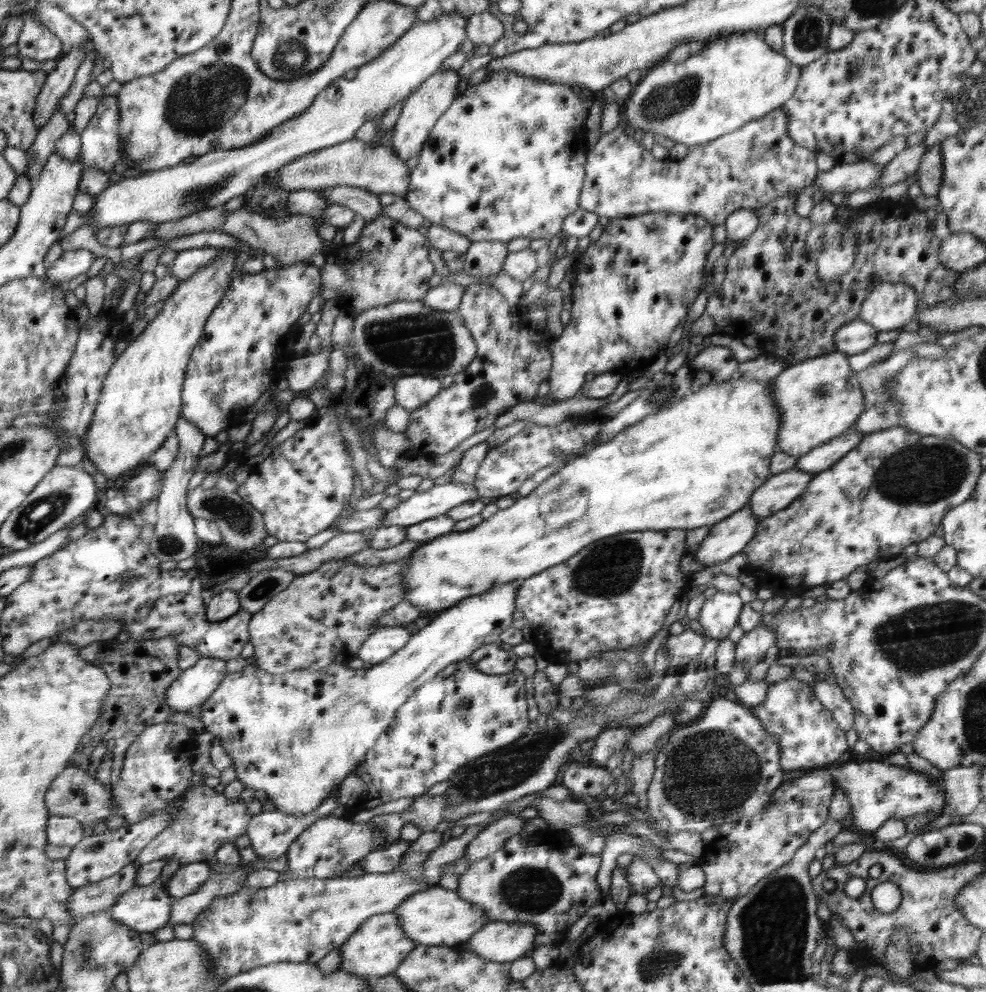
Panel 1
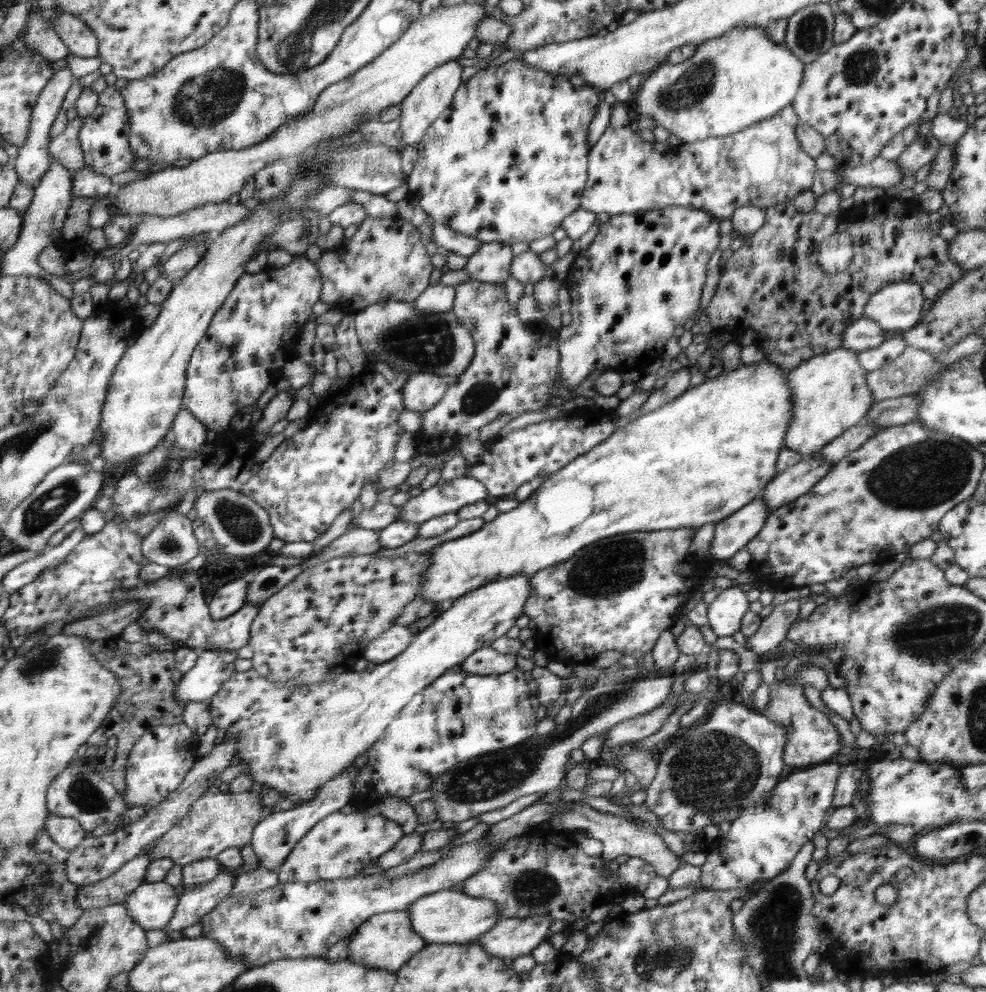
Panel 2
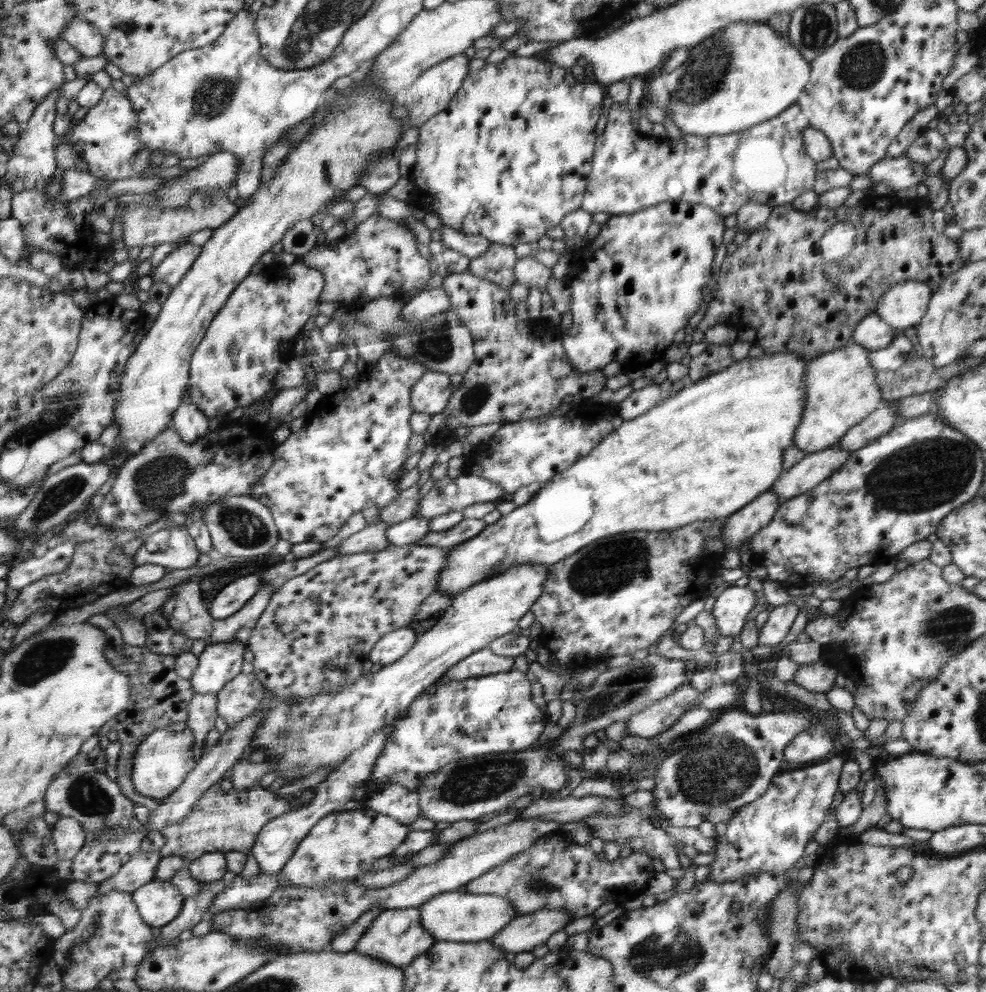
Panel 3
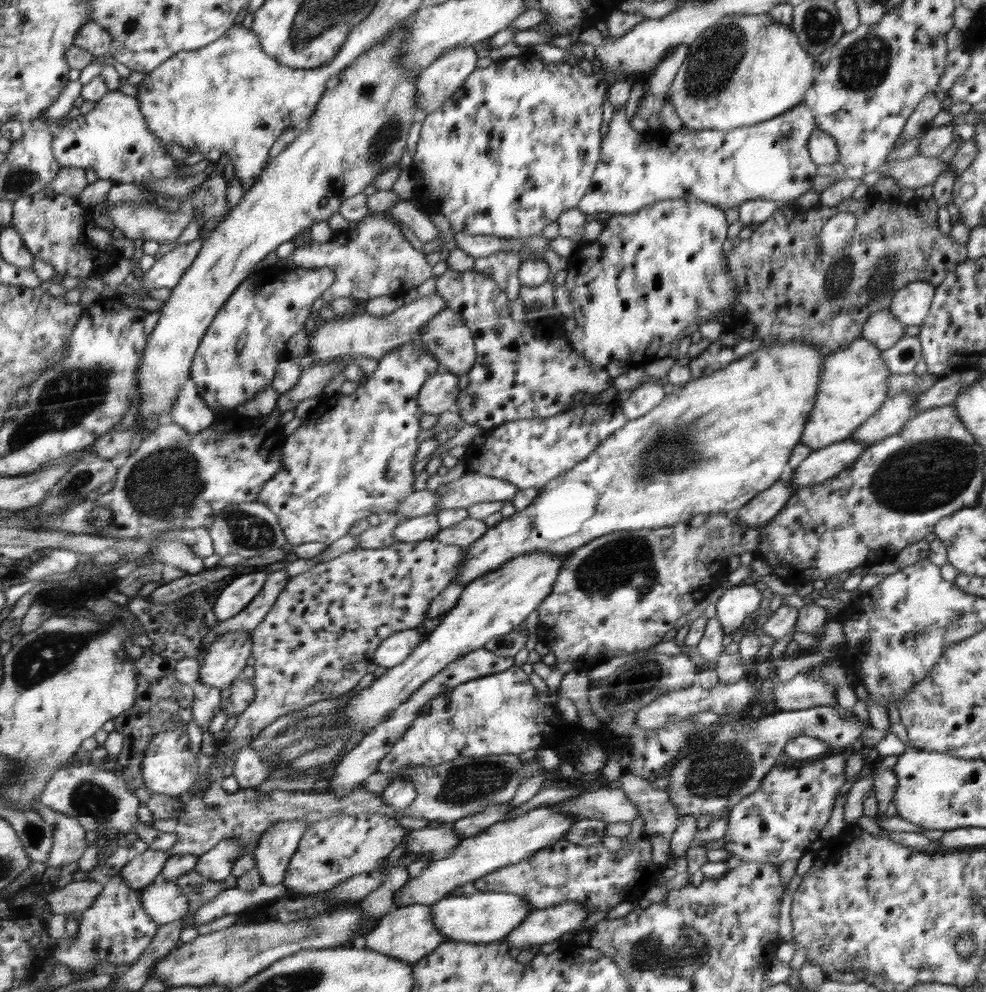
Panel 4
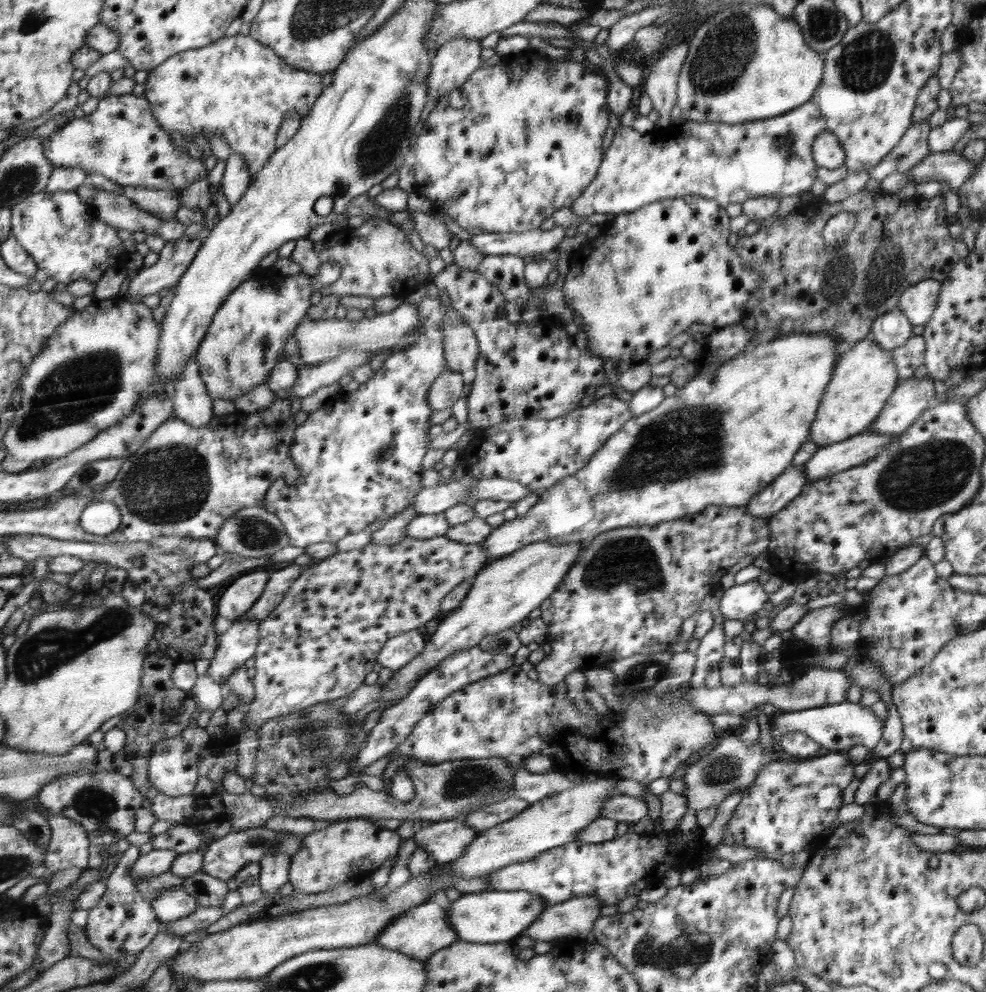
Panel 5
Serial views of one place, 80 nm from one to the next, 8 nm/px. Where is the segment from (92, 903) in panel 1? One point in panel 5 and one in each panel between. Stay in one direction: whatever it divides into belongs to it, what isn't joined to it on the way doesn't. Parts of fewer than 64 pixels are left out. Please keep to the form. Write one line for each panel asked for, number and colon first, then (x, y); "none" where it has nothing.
2: (114, 889)
3: (141, 870)
4: (144, 868)
5: (153, 862)

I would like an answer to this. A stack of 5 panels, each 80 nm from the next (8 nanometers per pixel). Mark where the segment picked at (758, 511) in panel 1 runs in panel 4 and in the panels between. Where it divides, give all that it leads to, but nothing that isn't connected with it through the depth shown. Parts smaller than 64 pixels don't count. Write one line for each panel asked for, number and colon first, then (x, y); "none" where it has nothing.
2: (795, 481)
3: (814, 468)
4: (822, 464)

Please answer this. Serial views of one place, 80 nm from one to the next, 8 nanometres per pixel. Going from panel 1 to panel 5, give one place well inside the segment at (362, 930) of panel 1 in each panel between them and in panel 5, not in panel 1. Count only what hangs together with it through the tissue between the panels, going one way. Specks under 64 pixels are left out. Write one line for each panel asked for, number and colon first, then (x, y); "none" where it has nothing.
2: (387, 941)
3: (397, 936)
4: (407, 933)
5: (421, 932)

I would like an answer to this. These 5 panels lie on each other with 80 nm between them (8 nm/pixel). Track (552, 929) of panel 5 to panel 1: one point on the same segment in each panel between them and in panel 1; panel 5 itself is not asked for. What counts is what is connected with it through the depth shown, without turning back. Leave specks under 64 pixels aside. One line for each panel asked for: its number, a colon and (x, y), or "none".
1: (498, 941)
2: (510, 938)
3: (523, 933)
4: (543, 926)

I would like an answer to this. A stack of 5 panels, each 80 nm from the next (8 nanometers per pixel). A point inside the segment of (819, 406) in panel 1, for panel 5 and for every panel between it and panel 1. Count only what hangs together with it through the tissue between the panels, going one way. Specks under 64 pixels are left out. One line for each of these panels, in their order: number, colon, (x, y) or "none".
2: (829, 395)
3: (841, 391)
4: (853, 386)
5: (864, 378)

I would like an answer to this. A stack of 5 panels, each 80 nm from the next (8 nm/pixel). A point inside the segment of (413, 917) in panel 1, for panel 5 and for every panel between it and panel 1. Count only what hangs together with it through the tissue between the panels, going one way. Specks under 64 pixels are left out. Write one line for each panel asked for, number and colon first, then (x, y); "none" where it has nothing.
2: (447, 917)
3: (458, 917)
4: (485, 917)
5: (492, 916)

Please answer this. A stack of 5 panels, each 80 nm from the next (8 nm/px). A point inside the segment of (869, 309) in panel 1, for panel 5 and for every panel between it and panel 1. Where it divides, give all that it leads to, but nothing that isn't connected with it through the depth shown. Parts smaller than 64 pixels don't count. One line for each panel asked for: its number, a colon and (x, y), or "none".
2: (897, 306)
3: (902, 306)
4: (910, 305)
5: (917, 302)

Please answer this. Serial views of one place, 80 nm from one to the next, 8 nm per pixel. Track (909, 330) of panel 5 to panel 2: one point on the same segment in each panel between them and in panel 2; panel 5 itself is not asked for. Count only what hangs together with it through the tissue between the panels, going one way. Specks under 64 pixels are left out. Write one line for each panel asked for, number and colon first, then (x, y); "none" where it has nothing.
2: (865, 334)
3: (872, 332)
4: (882, 328)

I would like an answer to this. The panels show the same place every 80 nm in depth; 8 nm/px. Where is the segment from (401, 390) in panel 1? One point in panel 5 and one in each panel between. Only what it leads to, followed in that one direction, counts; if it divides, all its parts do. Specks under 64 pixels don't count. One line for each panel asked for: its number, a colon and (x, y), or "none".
2: (423, 391)
3: (431, 395)
4: (440, 392)
5: (446, 390)

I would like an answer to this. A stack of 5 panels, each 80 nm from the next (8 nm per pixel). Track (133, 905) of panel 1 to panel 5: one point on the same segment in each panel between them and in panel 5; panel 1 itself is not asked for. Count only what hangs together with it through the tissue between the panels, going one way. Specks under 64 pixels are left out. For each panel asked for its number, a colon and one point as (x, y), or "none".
2: (152, 905)
3: (159, 902)
4: (163, 901)
5: (174, 903)

